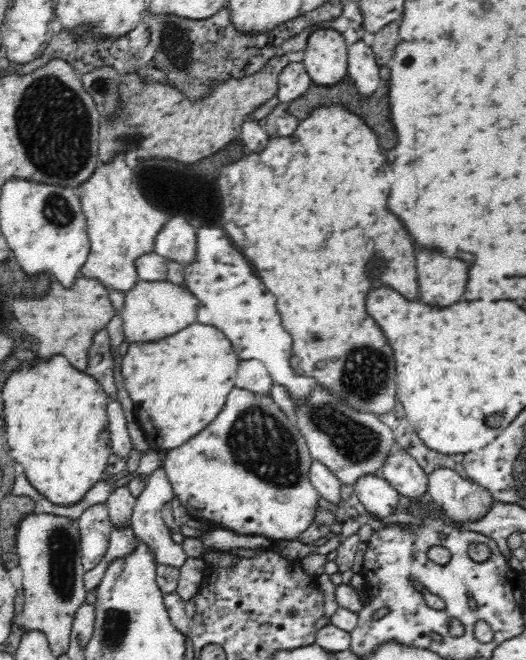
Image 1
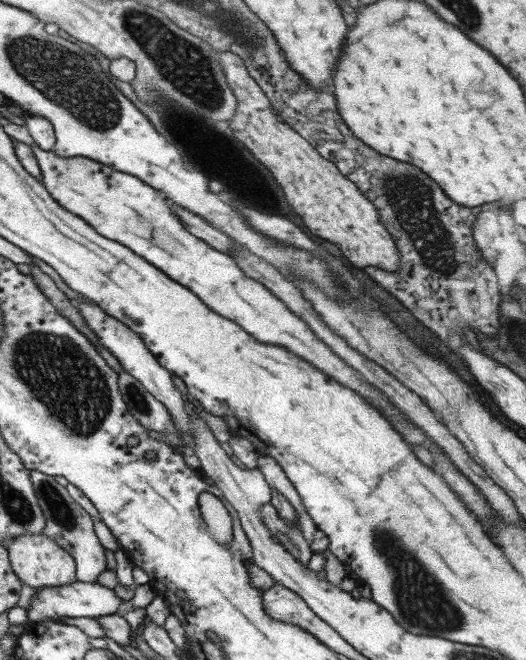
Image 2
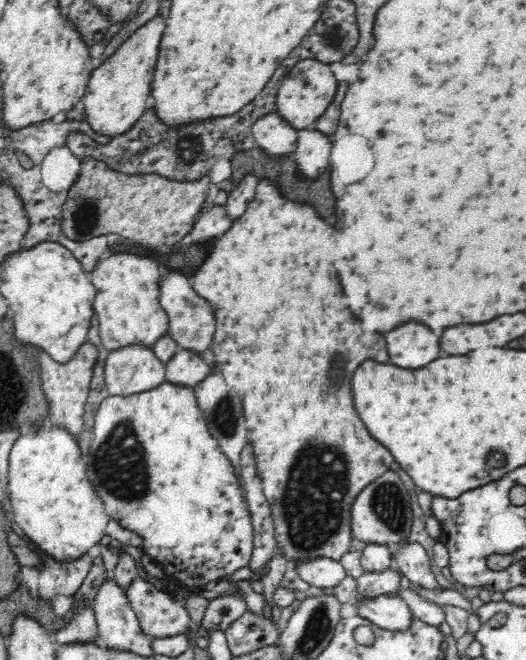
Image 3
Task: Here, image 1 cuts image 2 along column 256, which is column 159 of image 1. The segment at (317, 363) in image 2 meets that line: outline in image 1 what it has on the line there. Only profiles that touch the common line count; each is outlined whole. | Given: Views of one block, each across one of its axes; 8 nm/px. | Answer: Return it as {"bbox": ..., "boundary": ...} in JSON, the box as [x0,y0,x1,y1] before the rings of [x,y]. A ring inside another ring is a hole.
{"bbox":[122,282,200,342],"boundary":[[[138,282],[136,288],[126,292],[122,312],[122,326],[126,342],[154,342],[166,336],[172,336],[198,320],[200,300],[184,286],[176,286],[172,282]]]}

